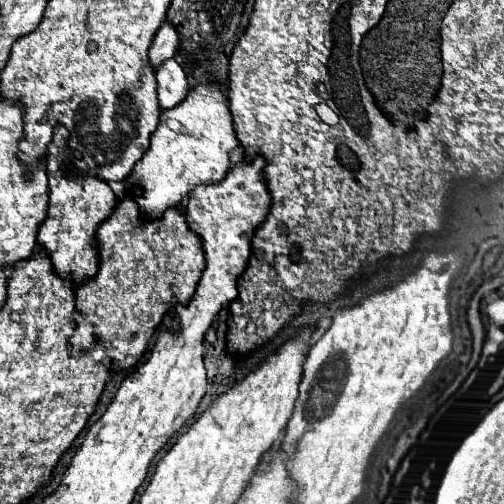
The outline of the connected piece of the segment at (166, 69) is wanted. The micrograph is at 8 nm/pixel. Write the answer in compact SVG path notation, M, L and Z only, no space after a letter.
M168 59L168 61L164 61L164 65L158 67L156 81L158 81L160 111L172 109L180 101L186 99L190 87L188 87L188 81L186 81L186 73L180 67L180 63L176 63L176 59Z

